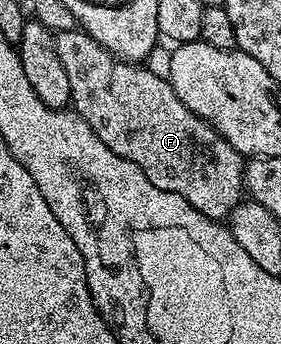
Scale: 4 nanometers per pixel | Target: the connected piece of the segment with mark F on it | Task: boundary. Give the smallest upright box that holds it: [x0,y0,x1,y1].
[54,28,244,220]

